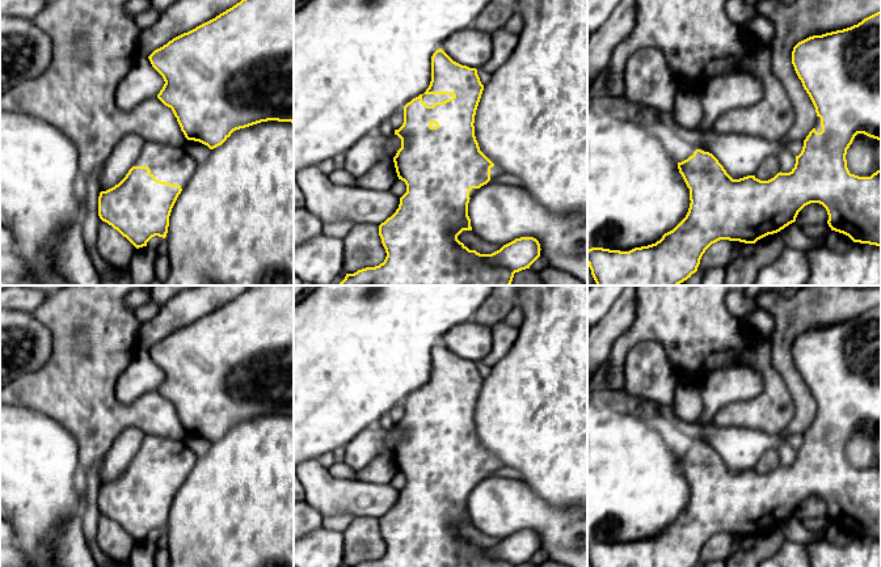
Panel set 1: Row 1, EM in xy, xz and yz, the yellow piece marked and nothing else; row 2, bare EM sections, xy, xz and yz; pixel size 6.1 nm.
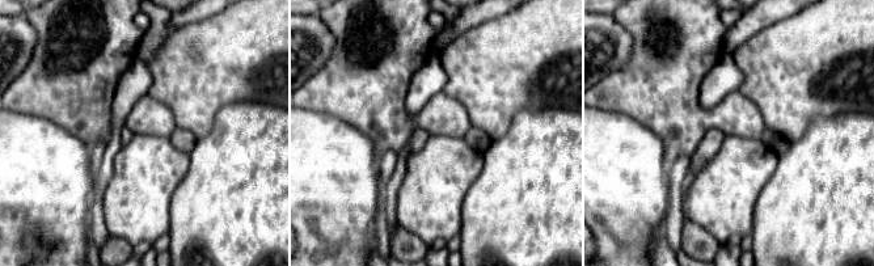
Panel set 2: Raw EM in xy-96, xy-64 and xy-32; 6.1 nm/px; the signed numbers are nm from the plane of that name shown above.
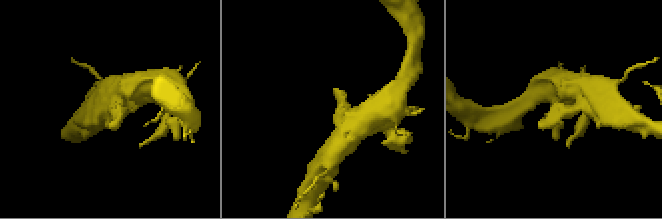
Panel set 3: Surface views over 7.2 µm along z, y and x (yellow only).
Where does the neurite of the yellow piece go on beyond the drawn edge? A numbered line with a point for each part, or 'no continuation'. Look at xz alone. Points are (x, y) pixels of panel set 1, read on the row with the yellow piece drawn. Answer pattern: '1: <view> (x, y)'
1: xz (429, 100)

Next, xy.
1: xy (171, 164)

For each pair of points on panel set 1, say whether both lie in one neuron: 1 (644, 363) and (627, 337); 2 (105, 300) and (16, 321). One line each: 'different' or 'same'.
1: different
2: different

